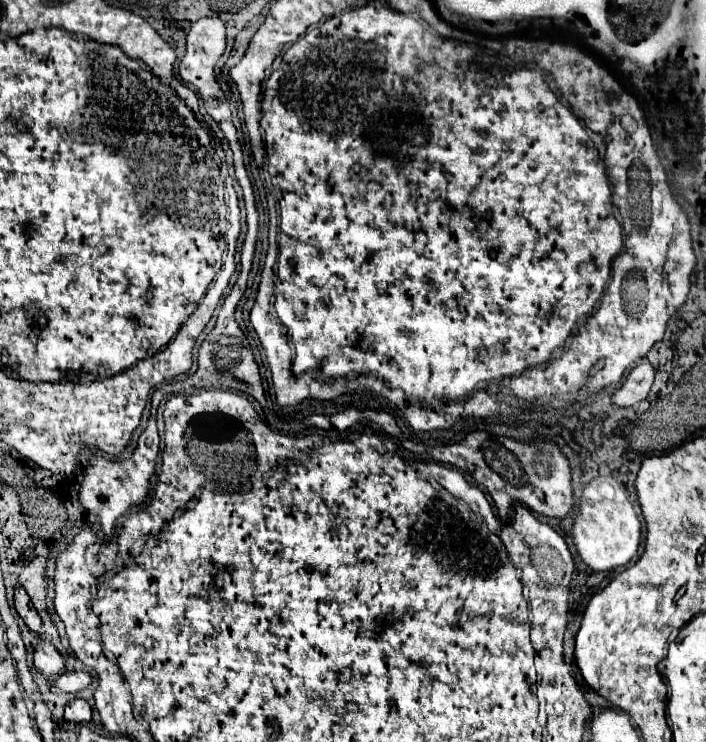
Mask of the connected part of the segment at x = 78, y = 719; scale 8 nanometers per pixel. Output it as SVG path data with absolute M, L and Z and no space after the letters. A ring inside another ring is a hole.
M70 700L66 704L66 712L64 712L66 722L86 724L86 722L90 722L90 718L92 718L92 710L86 700Z

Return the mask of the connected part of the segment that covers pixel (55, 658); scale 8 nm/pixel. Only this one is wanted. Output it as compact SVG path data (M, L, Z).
M40 640L34 646L34 666L36 670L40 670L44 676L52 680L60 676L60 672L64 672L64 660L60 652L56 650L56 646L48 640Z

